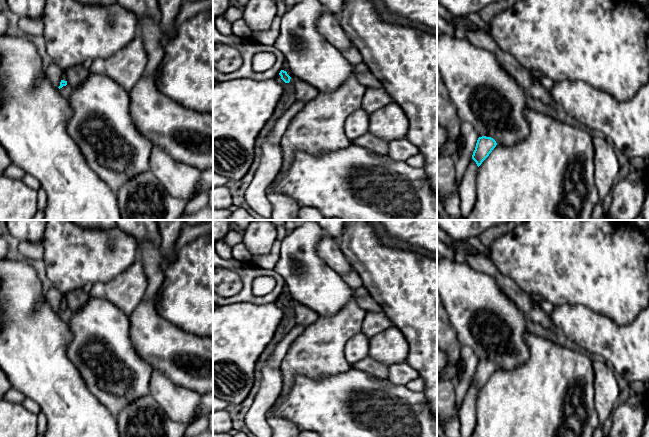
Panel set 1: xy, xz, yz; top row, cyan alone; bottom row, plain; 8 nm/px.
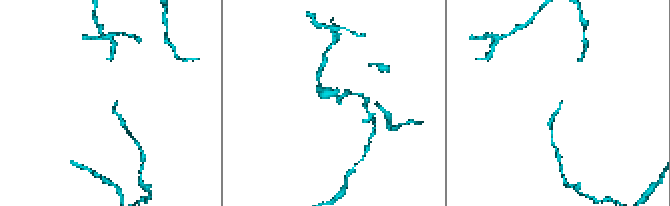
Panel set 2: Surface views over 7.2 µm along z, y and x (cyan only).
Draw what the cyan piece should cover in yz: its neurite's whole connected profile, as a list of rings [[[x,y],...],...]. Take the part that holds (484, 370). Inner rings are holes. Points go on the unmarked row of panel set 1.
[[[482,360],[478,362],[472,379],[472,383],[476,386],[478,391],[489,380],[496,369],[496,365],[491,361]]]

